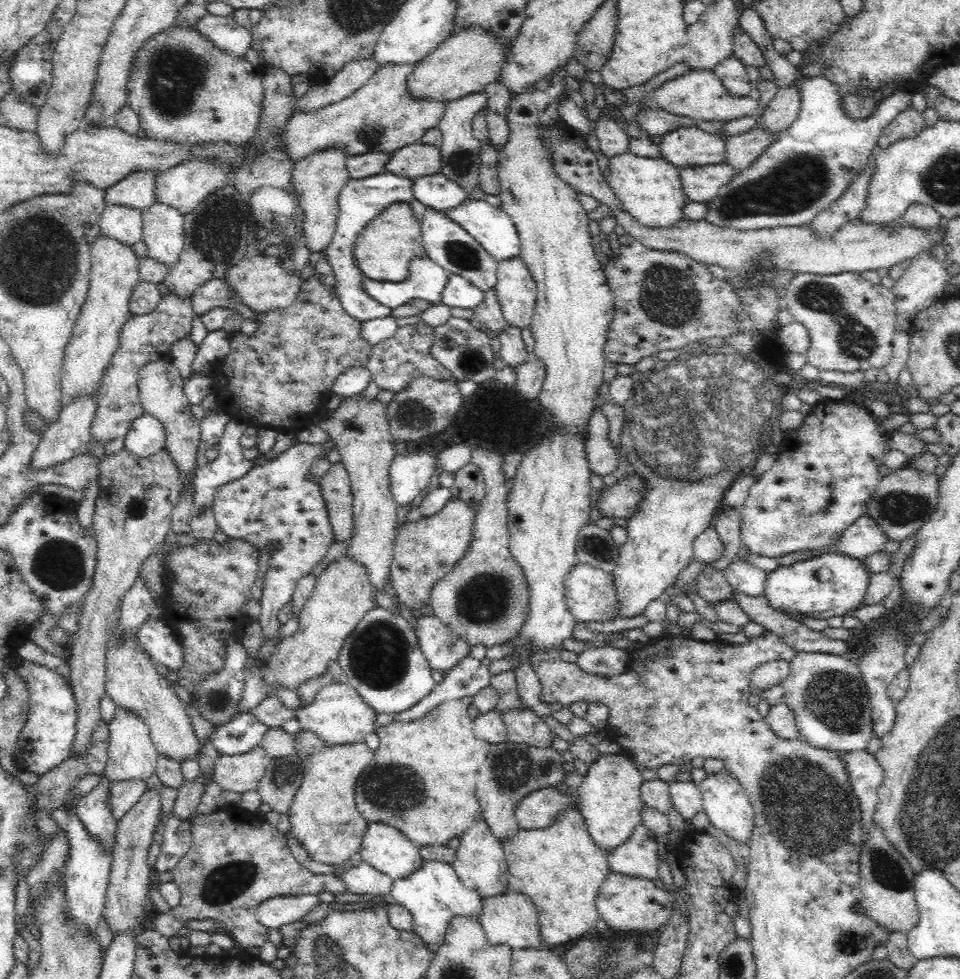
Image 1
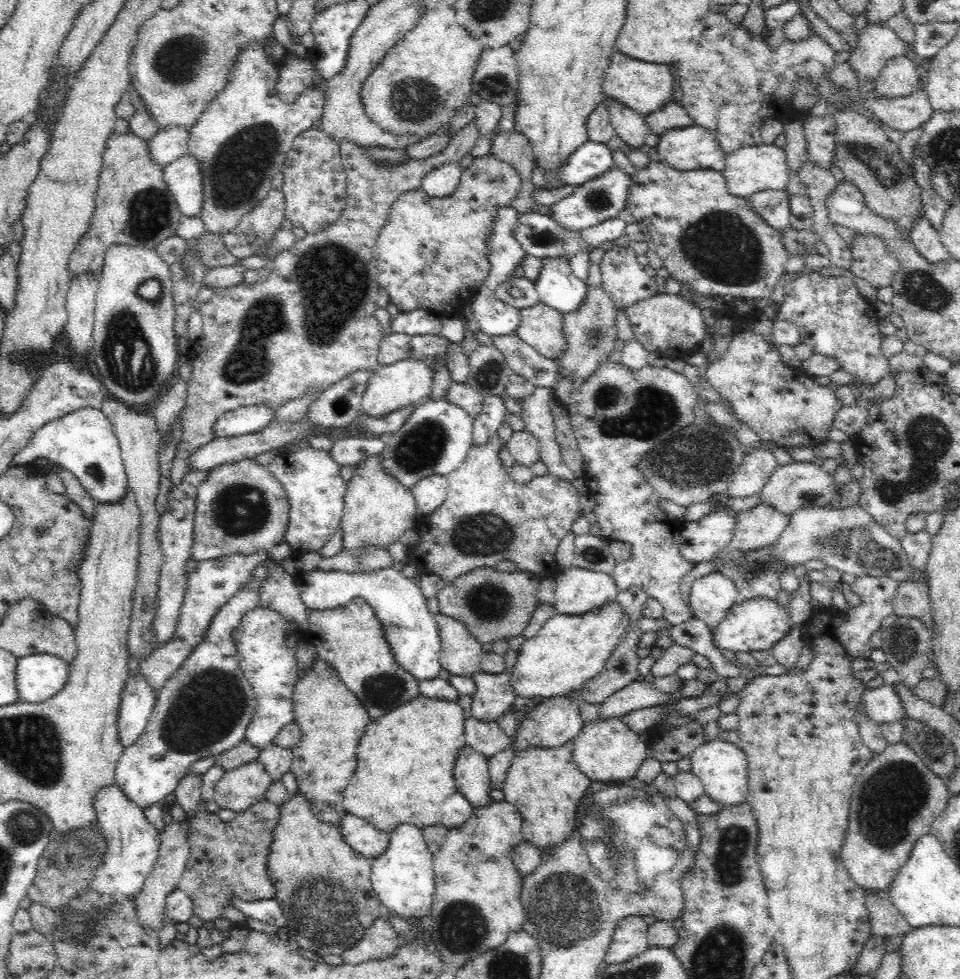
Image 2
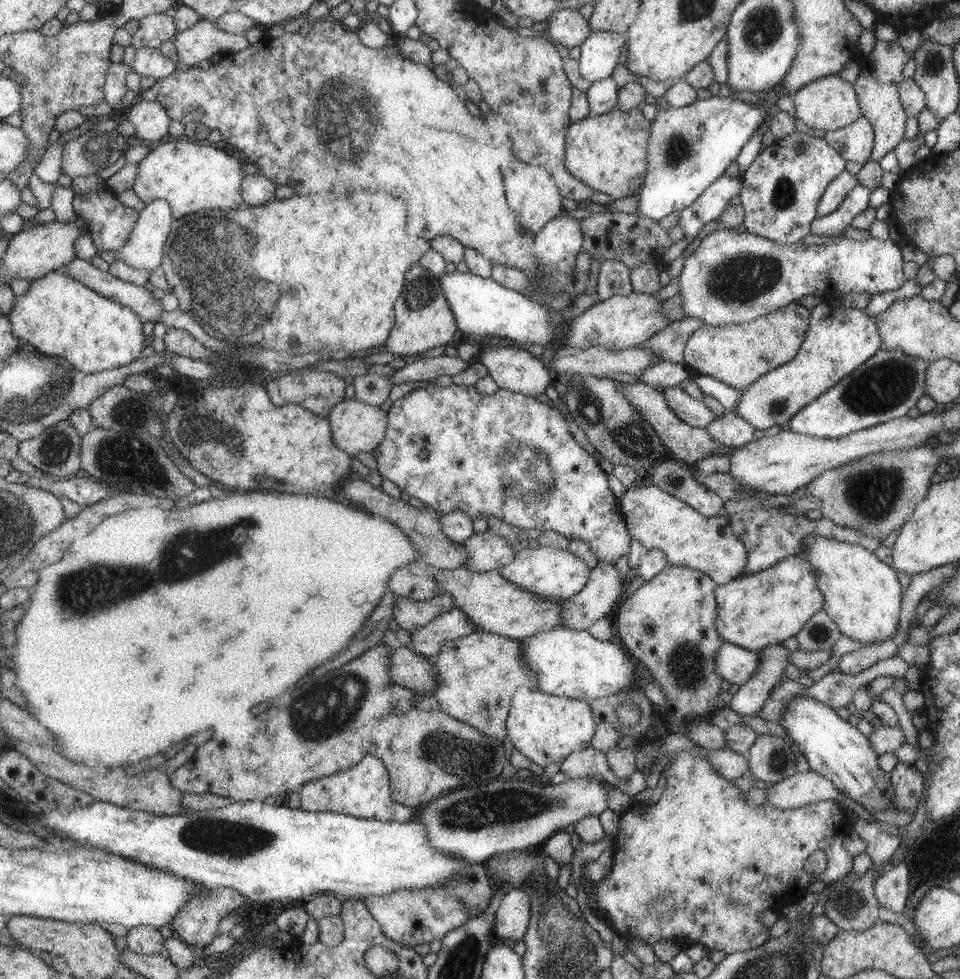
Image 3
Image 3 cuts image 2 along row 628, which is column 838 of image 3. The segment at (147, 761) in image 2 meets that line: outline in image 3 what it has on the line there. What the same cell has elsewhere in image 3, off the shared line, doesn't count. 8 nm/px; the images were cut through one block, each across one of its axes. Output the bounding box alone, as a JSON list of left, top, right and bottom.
[810,185,871,237]

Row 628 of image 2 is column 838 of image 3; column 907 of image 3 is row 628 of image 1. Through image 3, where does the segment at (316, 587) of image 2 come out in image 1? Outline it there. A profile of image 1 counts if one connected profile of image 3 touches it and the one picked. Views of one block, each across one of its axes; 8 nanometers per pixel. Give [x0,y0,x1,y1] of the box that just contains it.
[338,606,435,728]

